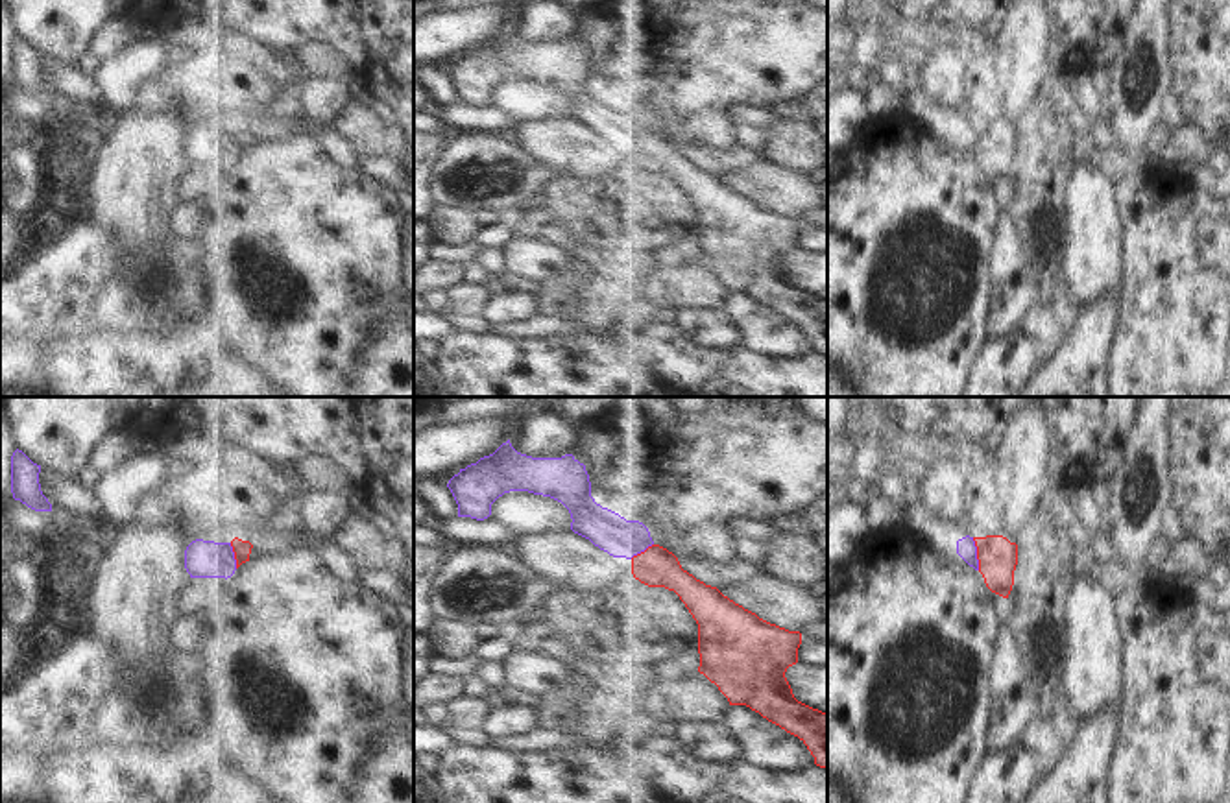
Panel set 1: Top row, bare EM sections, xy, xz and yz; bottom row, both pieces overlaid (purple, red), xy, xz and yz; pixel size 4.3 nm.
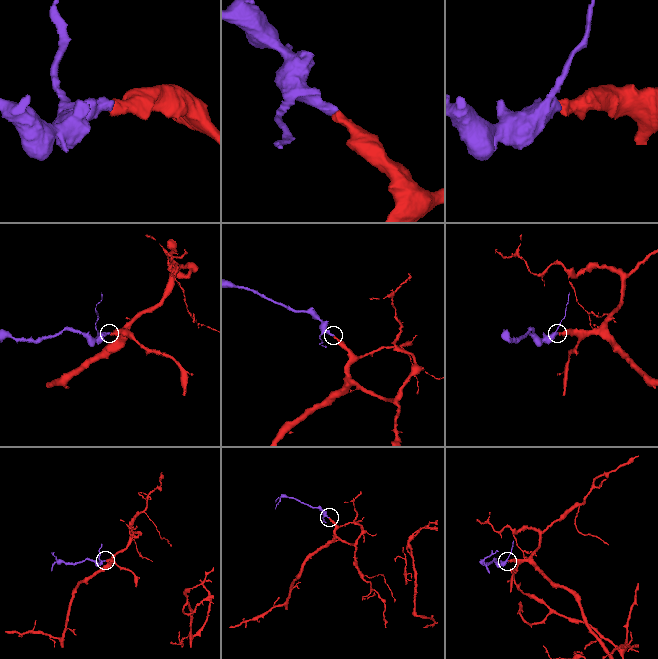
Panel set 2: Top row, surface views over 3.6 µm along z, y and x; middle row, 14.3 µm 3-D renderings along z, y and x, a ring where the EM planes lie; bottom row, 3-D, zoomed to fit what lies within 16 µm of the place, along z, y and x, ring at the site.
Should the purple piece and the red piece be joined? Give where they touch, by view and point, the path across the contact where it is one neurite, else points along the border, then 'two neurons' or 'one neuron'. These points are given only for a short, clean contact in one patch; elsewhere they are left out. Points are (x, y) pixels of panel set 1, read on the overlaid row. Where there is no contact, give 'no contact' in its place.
meets purple in yz at (976, 554); runs through yz (966, 549), (976, 554), (998, 558); one neuron

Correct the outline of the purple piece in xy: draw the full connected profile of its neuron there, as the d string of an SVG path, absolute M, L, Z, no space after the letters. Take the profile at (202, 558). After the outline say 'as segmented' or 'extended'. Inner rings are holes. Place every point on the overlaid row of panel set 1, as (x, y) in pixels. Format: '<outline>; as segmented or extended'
M235 537L231 543L196 539L185 550L185 569L190 578L231 578L249 561L253 545Z; extended

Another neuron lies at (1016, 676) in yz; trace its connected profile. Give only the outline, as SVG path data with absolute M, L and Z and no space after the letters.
M1016 611L992 644L992 663L988 668L990 694L990 725L994 731L1003 731L1008 724L1016 725L1021 713L1031 713L1042 698L1045 685L1045 652L1040 622Z

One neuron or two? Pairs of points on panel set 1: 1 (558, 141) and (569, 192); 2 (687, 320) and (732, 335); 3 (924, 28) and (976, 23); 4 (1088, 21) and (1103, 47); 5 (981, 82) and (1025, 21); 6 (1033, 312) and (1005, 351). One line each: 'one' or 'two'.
1: two
2: one
3: one
4: one
5: two
6: one

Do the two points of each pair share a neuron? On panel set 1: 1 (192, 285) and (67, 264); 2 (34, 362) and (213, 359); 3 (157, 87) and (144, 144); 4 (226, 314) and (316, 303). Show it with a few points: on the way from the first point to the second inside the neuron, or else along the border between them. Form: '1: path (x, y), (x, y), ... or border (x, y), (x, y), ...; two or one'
1: path (161, 299), (150, 307), (98, 290); one
2: path (78, 362), (168, 362); one
3: border (198, 83), (192, 95), (181, 98), (146, 93); two
4: path (250, 316), (276, 329), (296, 320); one

